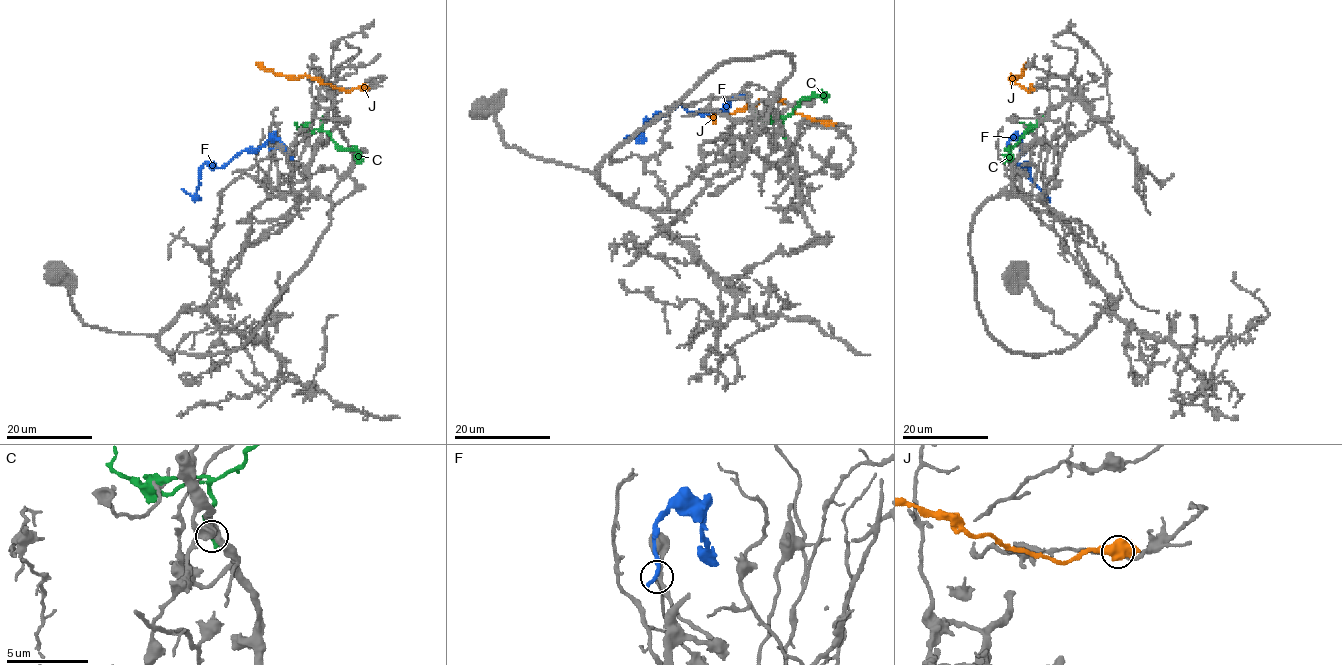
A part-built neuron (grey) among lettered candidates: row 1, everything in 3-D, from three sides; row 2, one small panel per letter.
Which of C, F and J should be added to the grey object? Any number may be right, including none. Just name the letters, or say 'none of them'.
none of them

